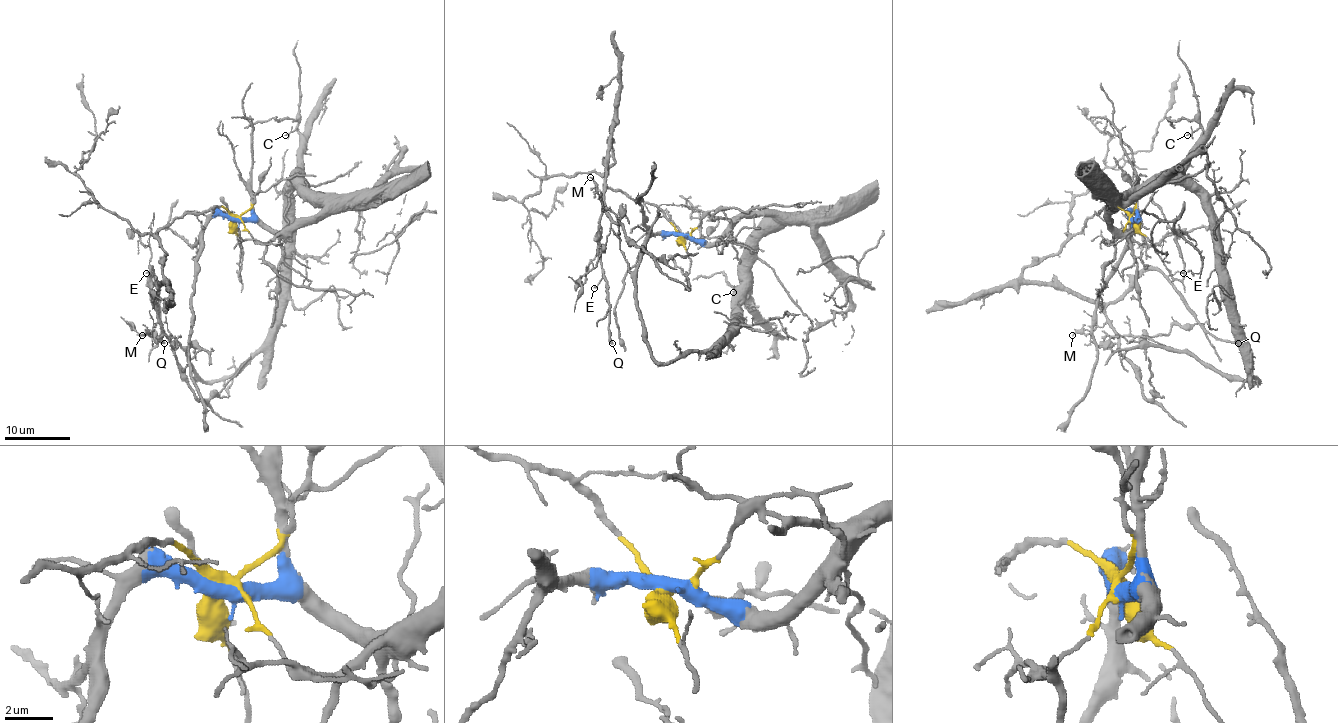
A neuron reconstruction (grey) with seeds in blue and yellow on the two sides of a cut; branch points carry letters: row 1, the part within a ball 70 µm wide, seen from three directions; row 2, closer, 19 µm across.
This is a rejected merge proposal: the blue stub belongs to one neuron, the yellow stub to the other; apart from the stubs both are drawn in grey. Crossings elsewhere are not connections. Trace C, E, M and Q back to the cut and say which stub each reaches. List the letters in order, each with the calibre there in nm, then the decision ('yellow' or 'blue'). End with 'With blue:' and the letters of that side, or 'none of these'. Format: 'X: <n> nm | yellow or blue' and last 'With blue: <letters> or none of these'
C: 100 nm | blue
E: 140 nm | yellow
M: 100 nm | yellow
Q: 320 nm | yellow
With blue: C

